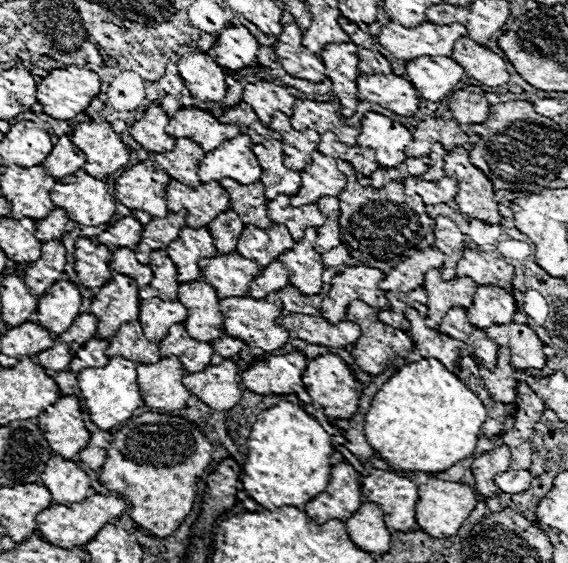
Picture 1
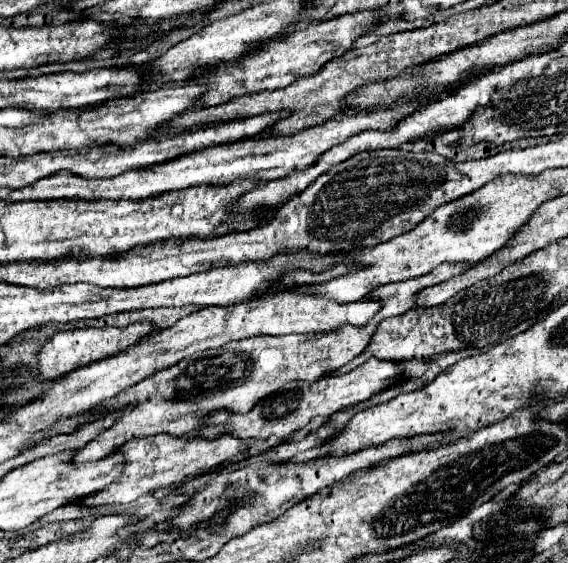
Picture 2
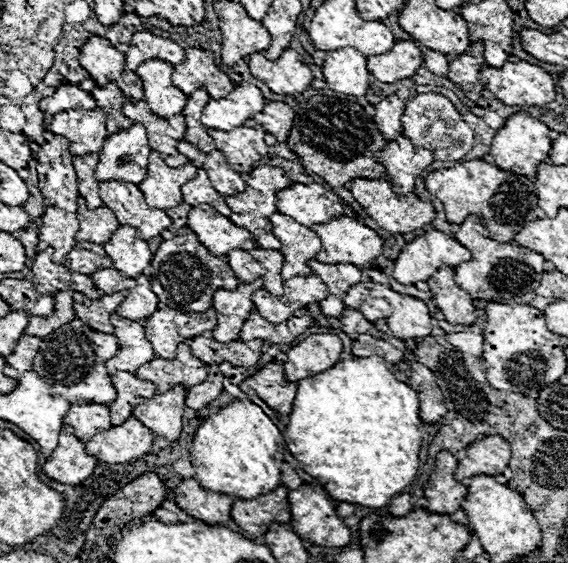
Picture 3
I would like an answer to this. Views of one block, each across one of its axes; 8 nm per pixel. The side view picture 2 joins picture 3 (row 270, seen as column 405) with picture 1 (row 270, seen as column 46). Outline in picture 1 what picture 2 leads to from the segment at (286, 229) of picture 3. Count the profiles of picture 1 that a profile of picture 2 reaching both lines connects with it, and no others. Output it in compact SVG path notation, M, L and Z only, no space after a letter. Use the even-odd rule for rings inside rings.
M432 270L424 278L424 290L428 292L428 308L430 312L446 314L454 306L468 308L476 294L476 284L472 278L454 278L442 280L438 270Z

